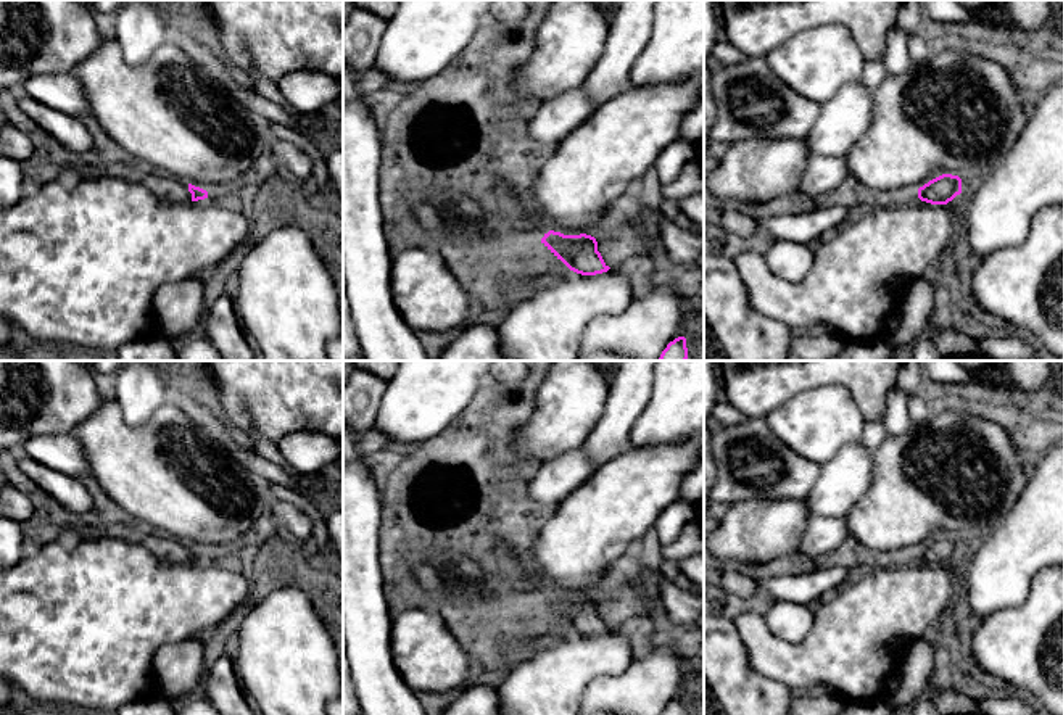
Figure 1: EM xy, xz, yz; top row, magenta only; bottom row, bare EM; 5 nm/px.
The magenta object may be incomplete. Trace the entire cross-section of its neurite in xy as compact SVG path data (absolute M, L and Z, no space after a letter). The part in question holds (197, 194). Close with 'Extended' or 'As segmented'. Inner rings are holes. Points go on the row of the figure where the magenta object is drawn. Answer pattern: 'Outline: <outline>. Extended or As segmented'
Outline: M153 172L140 182L161 200L188 203L208 198L208 192L163 172Z. Extended

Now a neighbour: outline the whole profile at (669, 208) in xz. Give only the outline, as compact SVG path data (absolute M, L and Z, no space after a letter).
M654 196L652 198L656 208L668 219L673 221L676 219L676 216L681 213L678 208L678 203L668 198L660 198L660 196Z

